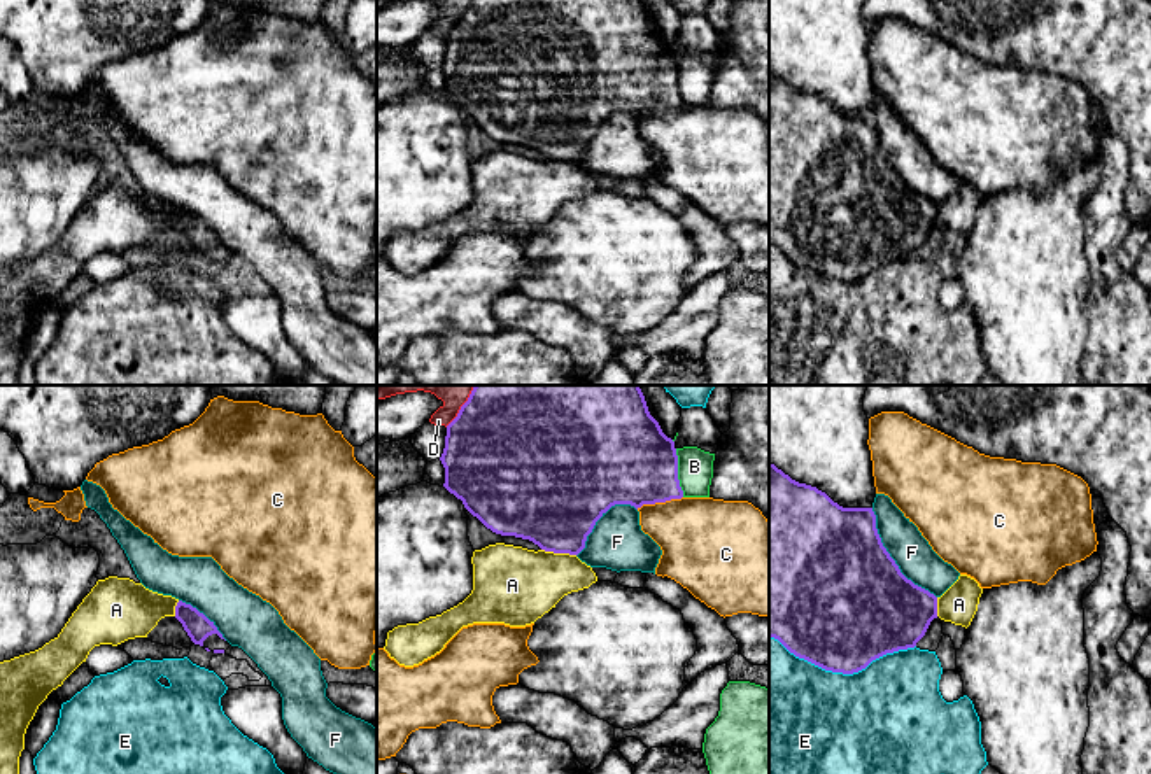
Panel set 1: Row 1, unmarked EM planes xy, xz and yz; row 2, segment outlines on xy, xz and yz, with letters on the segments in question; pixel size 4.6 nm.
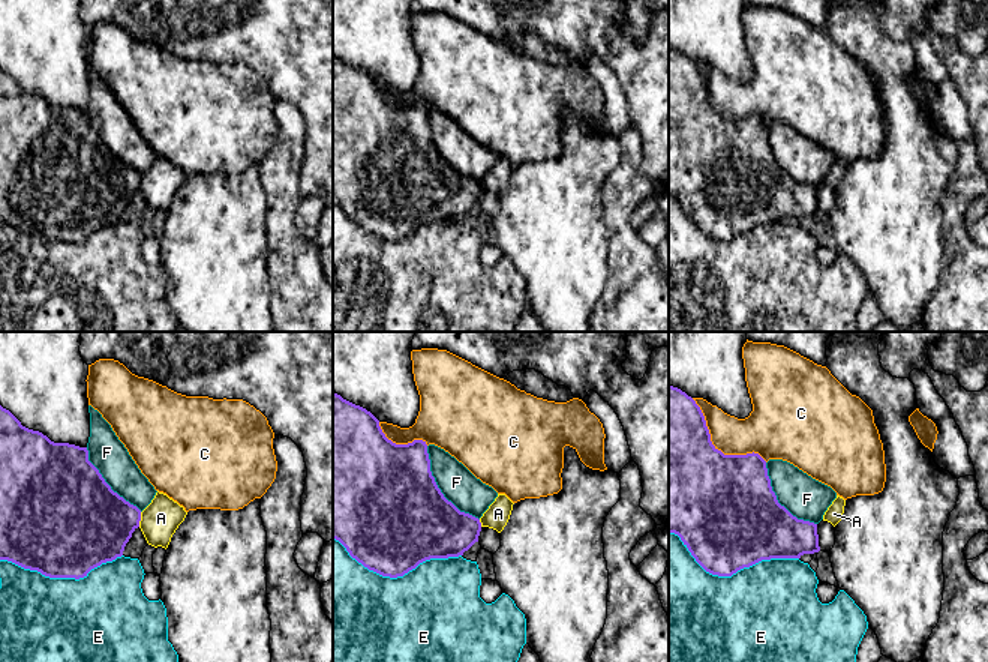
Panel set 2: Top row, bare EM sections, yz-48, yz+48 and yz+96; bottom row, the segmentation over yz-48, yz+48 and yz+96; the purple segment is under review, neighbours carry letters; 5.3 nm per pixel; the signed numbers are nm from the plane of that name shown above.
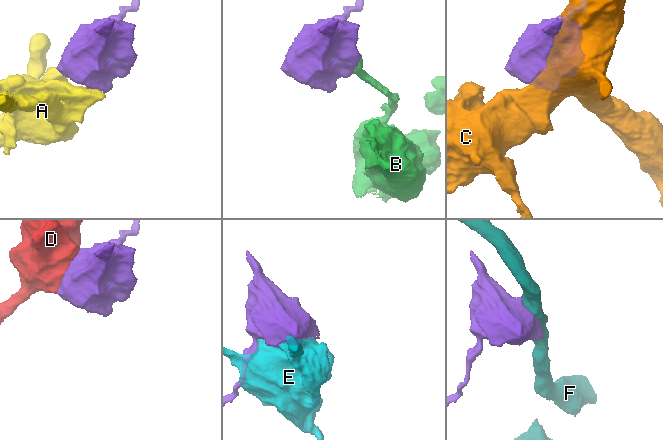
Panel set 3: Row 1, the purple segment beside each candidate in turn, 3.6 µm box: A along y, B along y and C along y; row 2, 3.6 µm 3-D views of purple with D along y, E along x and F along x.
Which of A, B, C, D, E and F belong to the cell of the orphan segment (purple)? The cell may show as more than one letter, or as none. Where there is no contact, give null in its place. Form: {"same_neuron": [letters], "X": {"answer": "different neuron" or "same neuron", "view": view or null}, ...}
{"same_neuron": [], "A": {"answer": "different neuron", "view": "xz"}, "B": {"answer": "different neuron", "view": "xz"}, "C": {"answer": "different neuron", "view": "xz"}, "D": {"answer": "different neuron", "view": "xz"}, "E": {"answer": "different neuron", "view": "yz"}, "F": {"answer": "different neuron", "view": "yz"}}

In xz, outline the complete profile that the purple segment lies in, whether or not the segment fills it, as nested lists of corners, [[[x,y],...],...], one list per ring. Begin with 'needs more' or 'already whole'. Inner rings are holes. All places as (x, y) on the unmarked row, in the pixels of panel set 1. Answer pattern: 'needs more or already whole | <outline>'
already whole | [[[471,0],[447,33],[443,95],[487,137],[529,147],[545,159],[578,163],[596,130],[615,112],[681,107],[678,63],[650,23],[643,0]]]

